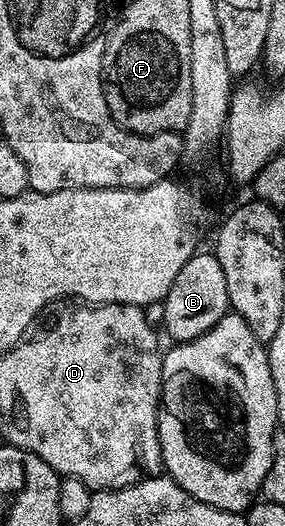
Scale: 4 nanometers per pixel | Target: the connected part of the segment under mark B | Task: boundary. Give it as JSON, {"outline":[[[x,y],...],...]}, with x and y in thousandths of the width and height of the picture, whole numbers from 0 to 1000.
{"outline":[[[695,475],[656,498],[642,498],[642,513],[614,529],[600,551],[586,551],[568,576],[572,631],[596,639],[596,648],[646,650],[698,643],[698,635],[726,635],[768,605],[807,599],[811,587],[796,567],[796,536],[782,530],[782,506],[768,506],[768,490],[744,477]]]}

